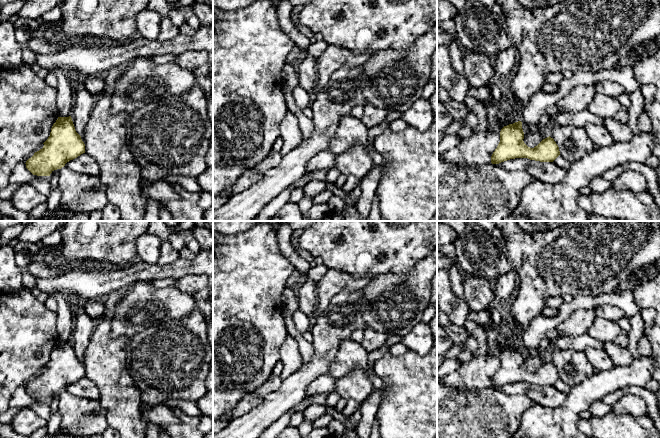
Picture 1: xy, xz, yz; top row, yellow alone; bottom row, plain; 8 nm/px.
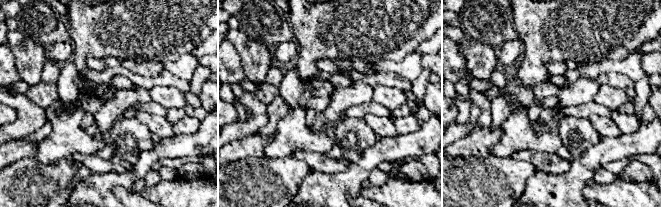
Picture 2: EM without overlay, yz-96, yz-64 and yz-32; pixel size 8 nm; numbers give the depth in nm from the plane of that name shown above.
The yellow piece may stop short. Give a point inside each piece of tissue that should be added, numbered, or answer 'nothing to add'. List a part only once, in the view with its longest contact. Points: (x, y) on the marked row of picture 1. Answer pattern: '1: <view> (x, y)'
nothing to add

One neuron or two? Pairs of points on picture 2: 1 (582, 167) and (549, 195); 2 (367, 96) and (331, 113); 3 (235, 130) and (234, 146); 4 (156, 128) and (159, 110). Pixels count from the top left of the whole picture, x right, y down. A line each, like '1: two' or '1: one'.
1: one
2: one
3: two
4: two

